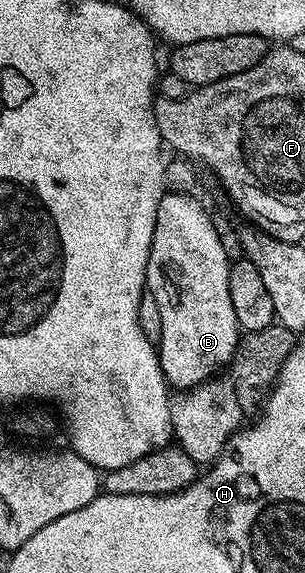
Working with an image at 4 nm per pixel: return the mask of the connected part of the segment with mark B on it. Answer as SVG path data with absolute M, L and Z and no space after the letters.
M165 194L158 206L156 213L156 229L152 237L152 245L150 246L150 256L146 262L146 290L152 293L152 297L156 297L156 305L160 309L160 341L156 344L158 349L158 360L162 366L162 372L166 378L167 384L174 389L185 389L195 387L206 382L207 379L215 378L219 374L218 371L227 366L230 358L234 355L235 349L238 347L240 338L240 328L236 321L236 313L232 309L232 297L228 297L228 273L230 272L231 260L227 259L224 248L220 245L220 238L216 235L216 230L213 229L213 221L211 212L206 212L202 208L202 203L198 199L194 199L193 194L188 195L172 195Z

